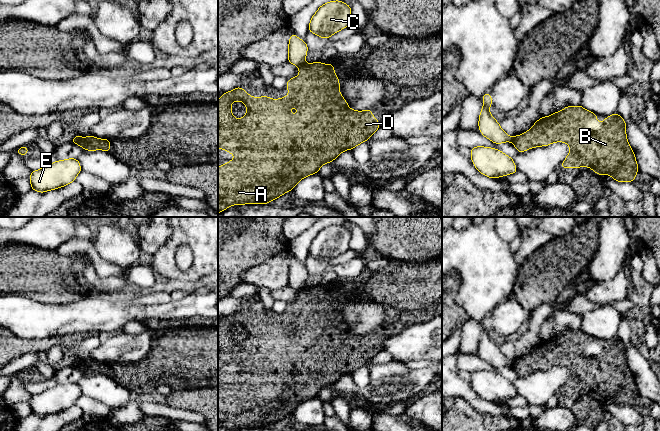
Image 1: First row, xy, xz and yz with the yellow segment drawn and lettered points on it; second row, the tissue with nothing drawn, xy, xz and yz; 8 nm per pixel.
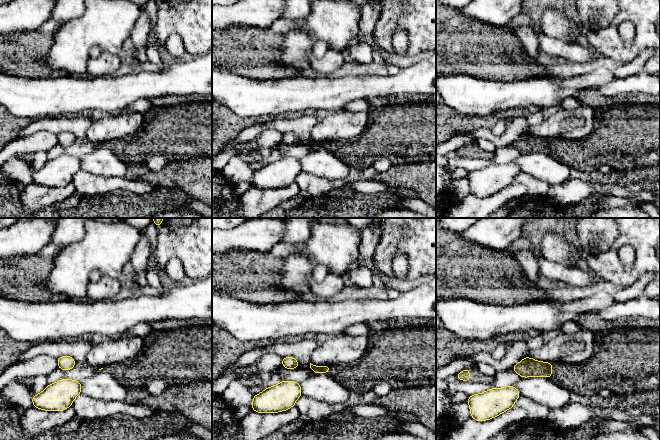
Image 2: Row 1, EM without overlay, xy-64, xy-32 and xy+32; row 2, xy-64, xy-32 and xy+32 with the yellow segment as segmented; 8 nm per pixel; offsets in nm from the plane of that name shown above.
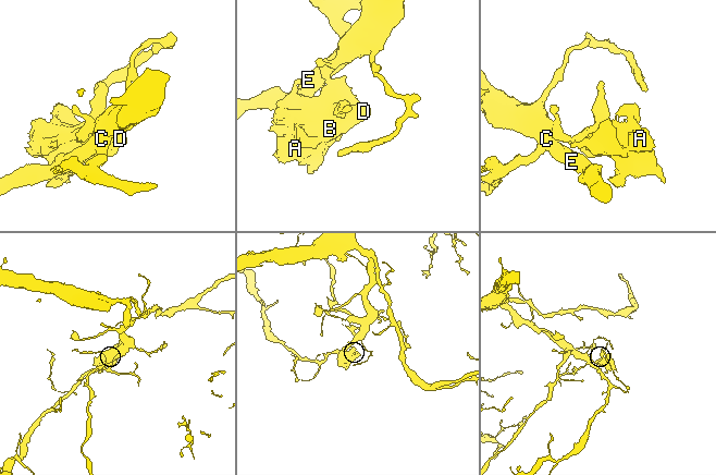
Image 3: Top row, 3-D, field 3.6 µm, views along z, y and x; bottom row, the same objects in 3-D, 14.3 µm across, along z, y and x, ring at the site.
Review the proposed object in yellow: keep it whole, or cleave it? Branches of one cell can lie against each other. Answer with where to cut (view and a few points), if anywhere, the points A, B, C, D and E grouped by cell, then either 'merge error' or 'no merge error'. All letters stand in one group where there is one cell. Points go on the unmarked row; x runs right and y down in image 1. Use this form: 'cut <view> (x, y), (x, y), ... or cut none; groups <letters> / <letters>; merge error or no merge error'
cut xz (304, 286), (299, 290); groups A B D / C E; merge error

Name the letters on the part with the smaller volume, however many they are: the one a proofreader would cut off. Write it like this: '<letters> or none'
A, B, D

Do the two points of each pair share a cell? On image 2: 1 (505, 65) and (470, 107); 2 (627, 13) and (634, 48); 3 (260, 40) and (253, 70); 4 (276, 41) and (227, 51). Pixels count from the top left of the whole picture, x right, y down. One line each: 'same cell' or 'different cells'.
1: different cells
2: same cell
3: same cell
4: same cell

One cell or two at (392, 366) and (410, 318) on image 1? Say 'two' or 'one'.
two

